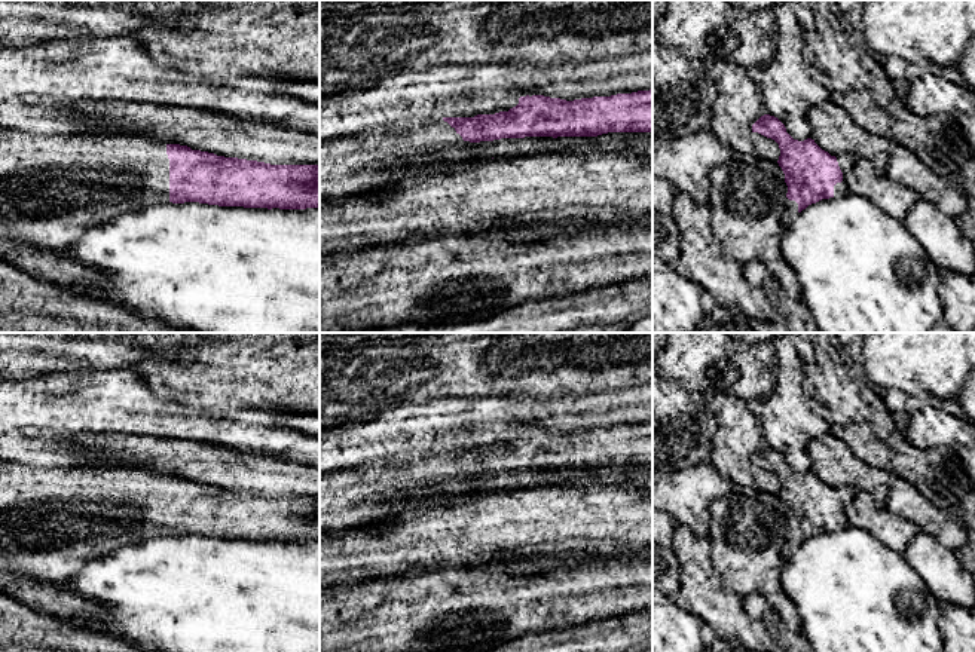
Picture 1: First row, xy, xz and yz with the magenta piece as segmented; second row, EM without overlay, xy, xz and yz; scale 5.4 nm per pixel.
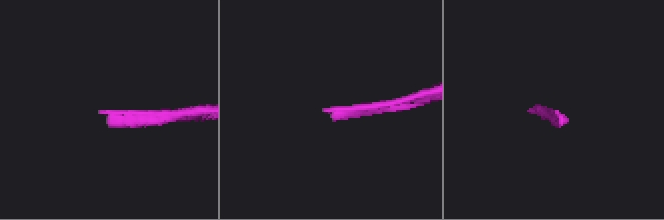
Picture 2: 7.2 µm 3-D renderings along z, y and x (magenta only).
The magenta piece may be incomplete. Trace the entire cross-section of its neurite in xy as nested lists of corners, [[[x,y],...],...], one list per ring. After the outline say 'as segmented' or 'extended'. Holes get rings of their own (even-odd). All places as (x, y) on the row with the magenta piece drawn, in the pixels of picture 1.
[[[0,126],[0,236],[58,251],[77,241],[88,229],[120,214],[168,202],[268,209],[320,208],[320,165],[271,165],[224,157],[140,134],[37,135]]]; extended

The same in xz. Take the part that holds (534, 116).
[[[652,89],[638,91],[638,92],[632,92],[632,94],[617,94],[617,95],[611,95],[611,97],[581,98],[581,100],[574,100],[574,101],[566,101],[566,100],[560,100],[560,98],[550,98],[550,97],[544,97],[544,95],[532,95],[532,97],[526,95],[526,97],[520,97],[519,104],[516,107],[510,108],[508,111],[499,111],[495,114],[477,114],[474,117],[407,119],[403,122],[395,122],[395,123],[388,125],[388,126],[370,129],[361,135],[334,140],[330,143],[323,143],[323,144],[320,144],[320,201],[337,201],[342,198],[364,196],[364,195],[372,195],[373,198],[376,198],[379,190],[382,190],[388,186],[394,186],[394,184],[403,181],[409,175],[456,171],[456,169],[474,166],[477,162],[492,159],[492,157],[486,157],[486,159],[455,160],[455,159],[430,159],[428,157],[434,151],[444,150],[444,149],[452,147],[452,146],[473,147],[476,144],[480,144],[482,141],[493,141],[493,140],[501,140],[501,138],[525,138],[525,137],[553,137],[553,138],[557,138],[557,137],[597,137],[597,135],[608,134],[608,132],[652,132]]]; extended

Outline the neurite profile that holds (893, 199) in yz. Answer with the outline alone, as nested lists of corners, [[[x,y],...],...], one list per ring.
[[[855,157],[853,168],[843,174],[843,181],[850,195],[869,199],[883,212],[899,221],[905,218],[910,208],[920,199],[916,190],[880,175],[865,157]]]

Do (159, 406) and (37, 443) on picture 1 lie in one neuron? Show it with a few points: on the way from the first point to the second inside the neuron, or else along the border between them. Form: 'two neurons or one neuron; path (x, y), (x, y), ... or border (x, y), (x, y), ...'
two neurons; border (141, 407), (150, 412), (180, 413)

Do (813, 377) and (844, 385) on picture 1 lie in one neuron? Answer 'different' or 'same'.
same

